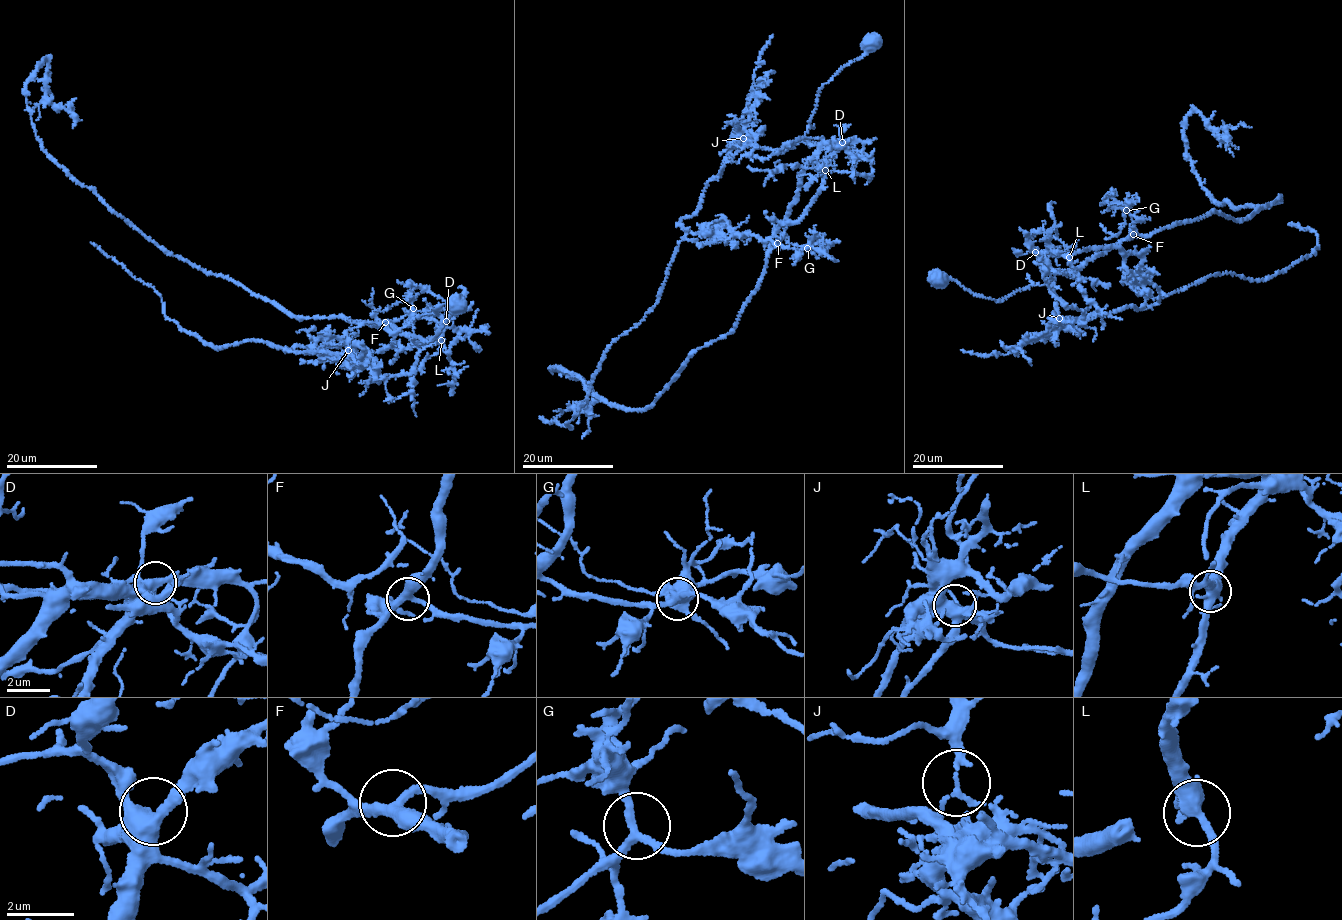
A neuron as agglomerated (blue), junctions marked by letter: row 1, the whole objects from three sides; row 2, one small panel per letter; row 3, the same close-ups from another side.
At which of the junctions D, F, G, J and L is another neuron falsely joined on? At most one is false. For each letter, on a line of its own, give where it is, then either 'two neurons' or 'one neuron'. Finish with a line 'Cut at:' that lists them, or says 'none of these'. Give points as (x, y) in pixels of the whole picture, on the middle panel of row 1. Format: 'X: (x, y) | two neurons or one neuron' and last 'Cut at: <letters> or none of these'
D: (842, 142) | one neuron
F: (777, 243) | one neuron
G: (807, 248) | one neuron
J: (743, 138) | two neurons
L: (825, 170) | one neuron
Cut at: J

